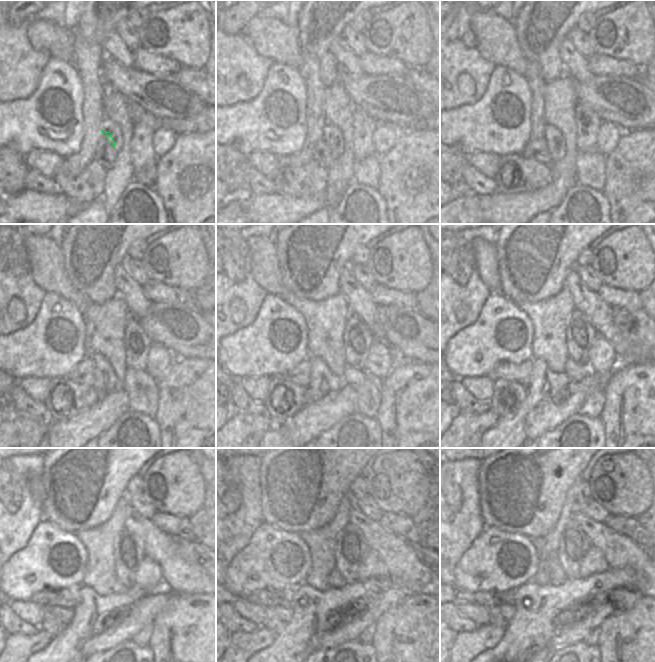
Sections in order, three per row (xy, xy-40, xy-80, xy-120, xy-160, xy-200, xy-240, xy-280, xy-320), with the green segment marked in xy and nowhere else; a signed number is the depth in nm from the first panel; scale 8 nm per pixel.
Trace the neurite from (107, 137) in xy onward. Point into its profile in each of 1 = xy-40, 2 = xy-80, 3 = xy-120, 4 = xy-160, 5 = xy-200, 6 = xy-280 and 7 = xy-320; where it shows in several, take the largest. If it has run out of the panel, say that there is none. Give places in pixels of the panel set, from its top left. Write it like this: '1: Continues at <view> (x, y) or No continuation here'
1: Continues at xy-40 (329, 138)
2: Continues at xy-80 (555, 142)
3: Continues at xy-120 (105, 379)
4: Continues at xy-160 (322, 379)
5: Continues at xy-200 (542, 381)
6: Continues at xy-280 (312, 609)
7: Continues at xy-320 (533, 625)

